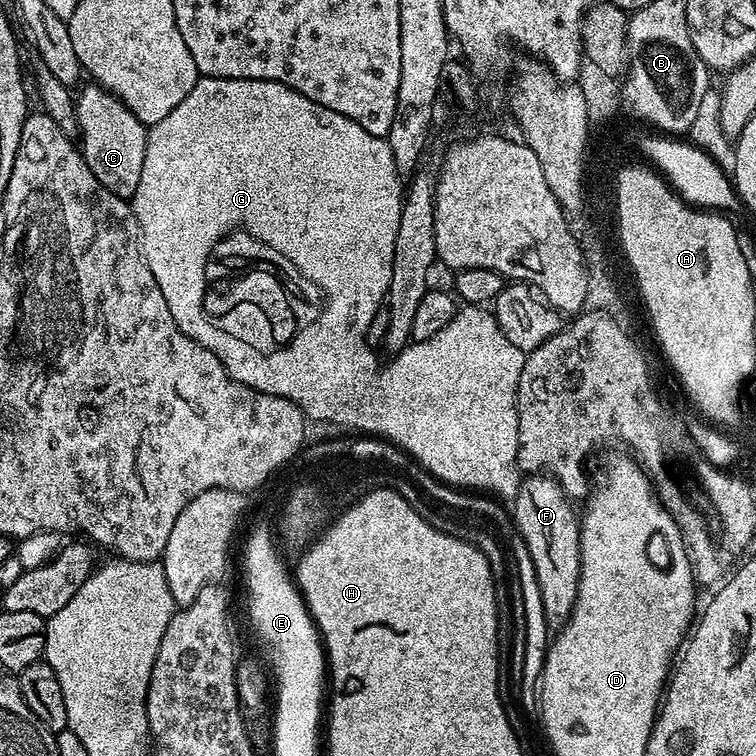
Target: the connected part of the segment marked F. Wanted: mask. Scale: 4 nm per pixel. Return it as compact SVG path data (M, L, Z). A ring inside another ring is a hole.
M528 474L521 479L512 504L512 516L516 519L515 531L526 542L530 558L534 562L534 575L538 578L538 590L542 590L542 610L546 614L549 629L559 630L568 623L574 610L580 577L580 522L573 501L564 493L564 485L547 474Z

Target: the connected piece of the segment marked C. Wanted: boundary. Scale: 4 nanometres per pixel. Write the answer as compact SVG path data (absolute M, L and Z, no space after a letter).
M95 82L79 93L75 93L76 126L78 129L78 147L84 154L86 166L90 166L90 174L110 190L118 198L131 201L138 190L138 178L142 178L142 162L146 159L146 142L148 128L121 102L117 96L107 92Z

